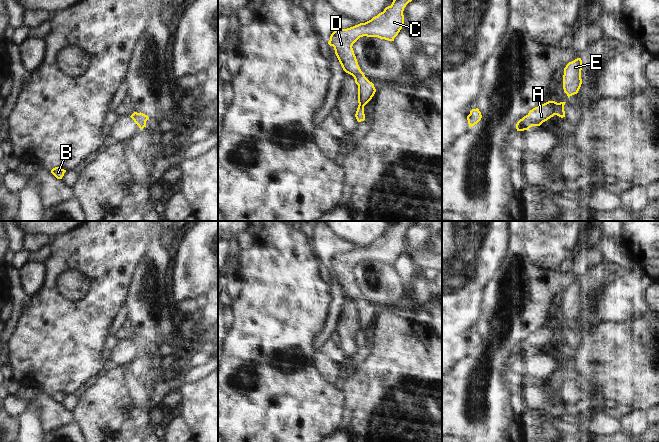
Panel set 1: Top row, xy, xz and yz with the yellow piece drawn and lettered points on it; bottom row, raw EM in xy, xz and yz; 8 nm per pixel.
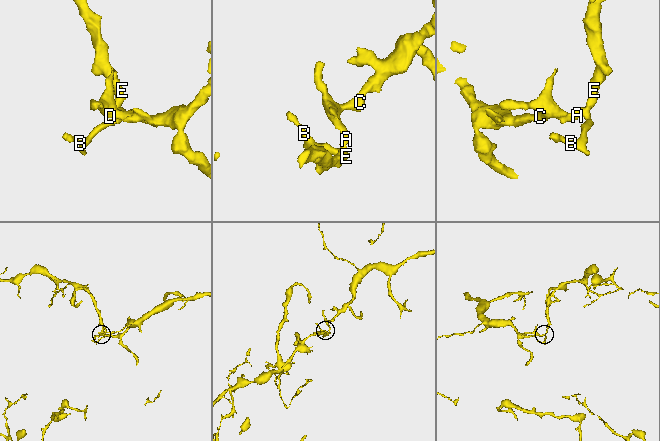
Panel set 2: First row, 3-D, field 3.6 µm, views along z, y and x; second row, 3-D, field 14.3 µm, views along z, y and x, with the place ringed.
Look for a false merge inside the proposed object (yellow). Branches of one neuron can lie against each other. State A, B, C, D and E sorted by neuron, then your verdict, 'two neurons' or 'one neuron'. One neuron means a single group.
groups A B C D E; one neuron

